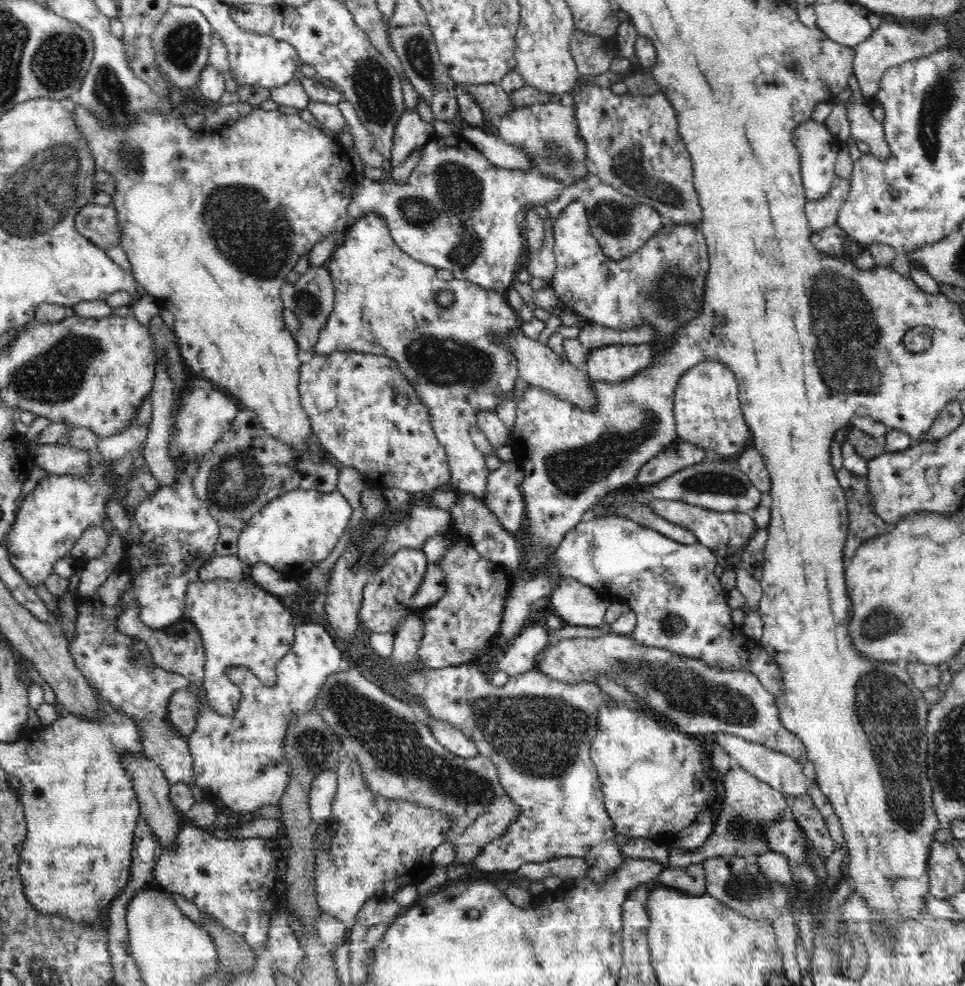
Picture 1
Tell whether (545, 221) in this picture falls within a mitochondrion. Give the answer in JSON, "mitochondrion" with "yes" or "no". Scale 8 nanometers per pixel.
{"mitochondrion":"no"}

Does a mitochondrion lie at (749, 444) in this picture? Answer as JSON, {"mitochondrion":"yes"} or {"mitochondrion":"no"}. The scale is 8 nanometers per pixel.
{"mitochondrion":"no"}

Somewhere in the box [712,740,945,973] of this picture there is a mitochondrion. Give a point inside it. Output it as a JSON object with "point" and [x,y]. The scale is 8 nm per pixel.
{"point":[743,886]}

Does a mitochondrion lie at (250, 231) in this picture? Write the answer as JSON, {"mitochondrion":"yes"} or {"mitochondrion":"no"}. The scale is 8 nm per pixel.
{"mitochondrion":"yes"}

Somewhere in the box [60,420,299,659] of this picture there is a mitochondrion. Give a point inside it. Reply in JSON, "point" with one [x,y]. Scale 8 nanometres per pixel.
{"point":[221,492]}

